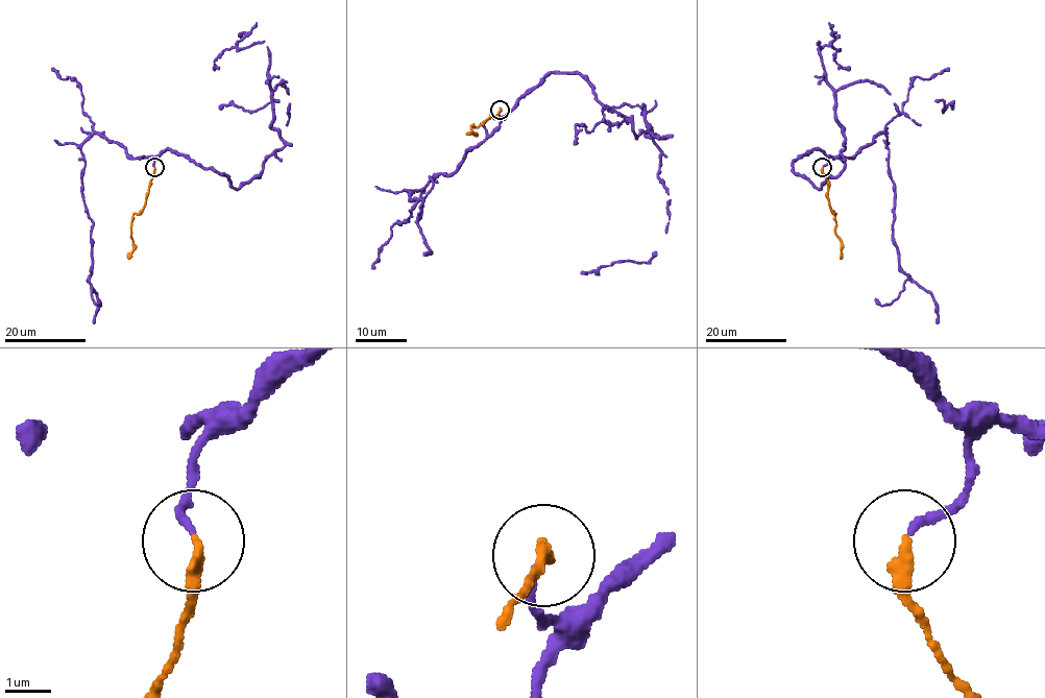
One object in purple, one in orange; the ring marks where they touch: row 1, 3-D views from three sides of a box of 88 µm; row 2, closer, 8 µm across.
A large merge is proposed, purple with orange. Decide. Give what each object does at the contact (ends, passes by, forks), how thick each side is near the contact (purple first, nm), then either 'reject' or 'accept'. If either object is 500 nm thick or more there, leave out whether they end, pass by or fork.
purple ends; orange ends; calibres 170 and 260 nm; accept

